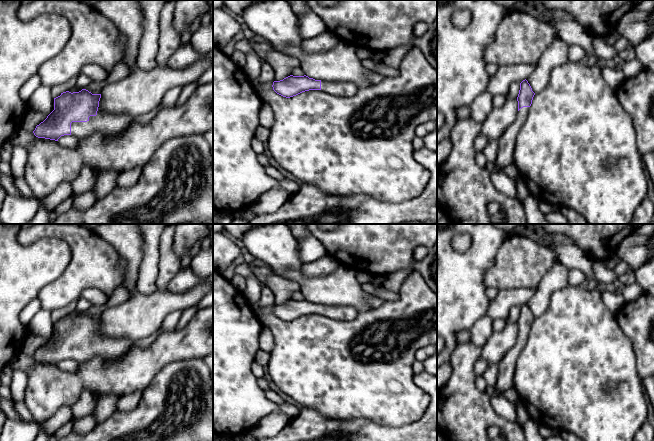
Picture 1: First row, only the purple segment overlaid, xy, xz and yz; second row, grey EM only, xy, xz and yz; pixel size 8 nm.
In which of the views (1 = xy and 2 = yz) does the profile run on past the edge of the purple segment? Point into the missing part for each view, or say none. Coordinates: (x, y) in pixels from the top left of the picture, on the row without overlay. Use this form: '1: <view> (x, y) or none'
1: xy (106, 348)
2: yz (506, 367)

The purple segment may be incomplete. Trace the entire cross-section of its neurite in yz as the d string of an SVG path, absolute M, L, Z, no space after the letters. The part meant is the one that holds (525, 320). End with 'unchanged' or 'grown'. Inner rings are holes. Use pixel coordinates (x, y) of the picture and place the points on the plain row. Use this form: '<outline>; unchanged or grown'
M525 303L520 307L520 314L517 321L518 338L513 348L511 348L505 356L497 364L498 376L495 388L502 394L504 391L514 388L515 366L520 353L527 344L529 331L535 317L528 305Z; grown

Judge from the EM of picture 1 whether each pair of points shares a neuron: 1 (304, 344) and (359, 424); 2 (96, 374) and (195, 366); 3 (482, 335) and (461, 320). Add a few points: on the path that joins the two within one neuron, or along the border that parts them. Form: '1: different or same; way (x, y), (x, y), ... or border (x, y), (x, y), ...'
1: different; border (332, 419), (367, 418), (379, 424)
2: different; border (183, 360), (167, 363), (146, 387)
3: different; border (486, 313), (469, 330)

